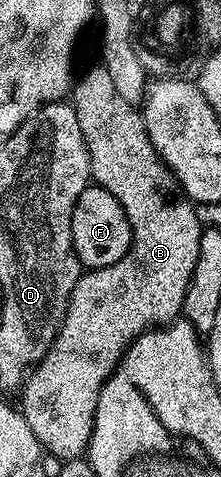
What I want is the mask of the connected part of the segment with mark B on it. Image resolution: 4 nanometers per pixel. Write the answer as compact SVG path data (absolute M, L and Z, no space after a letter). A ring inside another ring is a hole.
M97 65L82 75L80 72L71 88L71 102L79 117L79 129L83 129L92 182L107 189L107 193L123 205L133 230L133 240L125 256L115 261L115 265L94 267L81 274L69 298L69 307L65 310L65 320L61 322L59 333L53 338L45 356L29 372L19 391L19 410L27 425L42 448L62 461L86 454L99 393L121 362L125 348L131 346L144 331L164 327L181 315L183 297L187 293L191 273L195 273L195 261L199 261L199 241L203 230L203 222L197 216L198 208L179 190L173 172L151 145L140 110L119 97L111 81L111 73L107 73L104 65Z

